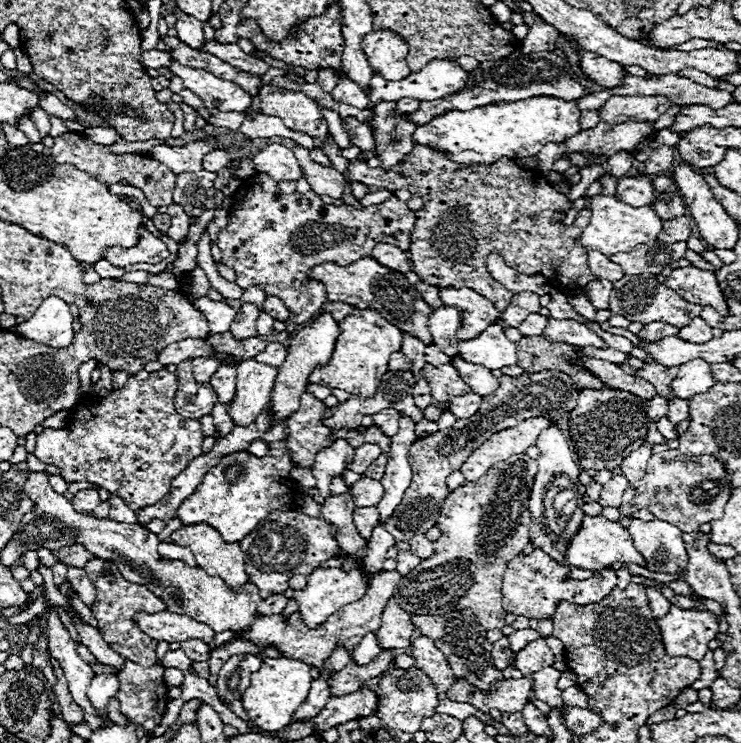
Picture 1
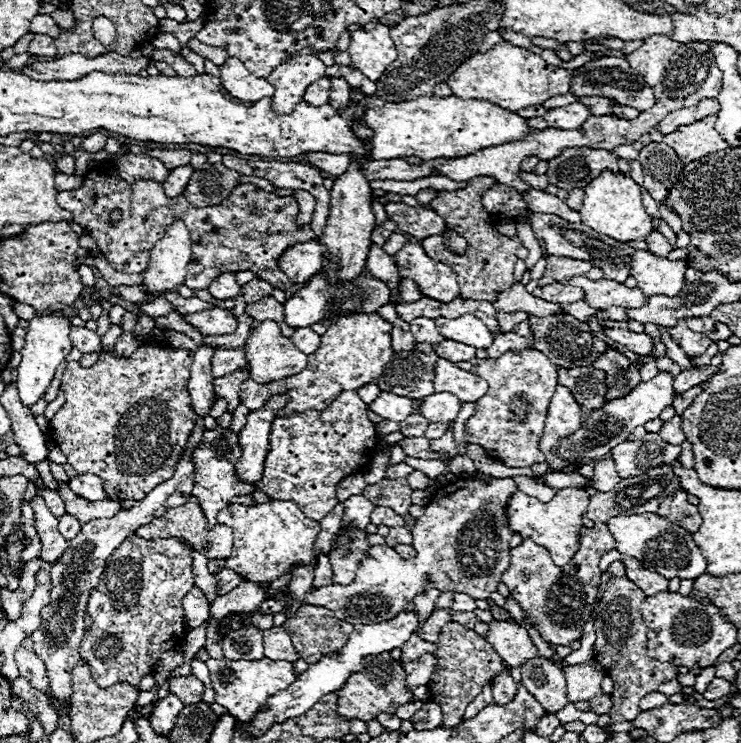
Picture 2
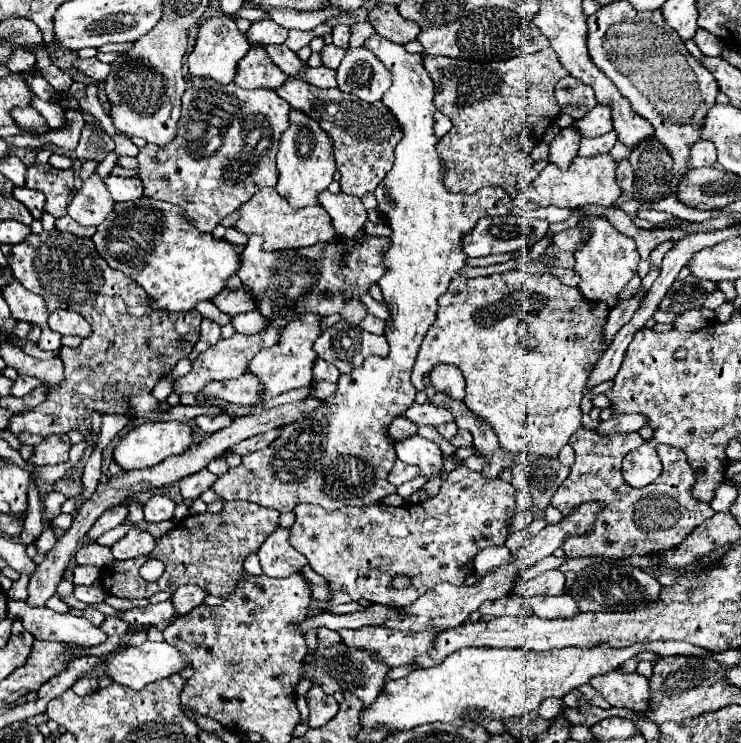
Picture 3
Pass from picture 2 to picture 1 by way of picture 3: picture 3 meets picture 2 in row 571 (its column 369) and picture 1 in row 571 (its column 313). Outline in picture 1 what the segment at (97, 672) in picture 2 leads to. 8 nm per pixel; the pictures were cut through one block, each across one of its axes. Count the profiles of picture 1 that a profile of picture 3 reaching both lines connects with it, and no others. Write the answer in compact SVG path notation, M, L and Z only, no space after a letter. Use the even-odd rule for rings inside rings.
M92 558L90 562L86 562L84 566L88 578L94 582L98 594L96 594L96 604L92 608L94 616L98 618L98 628L104 636L104 640L118 652L122 654L124 660L130 660L130 662L138 662L140 666L154 666L158 662L156 658L156 640L152 638L146 638L144 632L138 630L138 626L132 622L132 616L136 612L158 612L158 610L166 610L166 604L150 594L150 590L146 586L140 586L140 584L132 584L128 580L122 578L122 574L118 572L118 568L112 564L112 562L106 562L106 560L100 560L100 558Z

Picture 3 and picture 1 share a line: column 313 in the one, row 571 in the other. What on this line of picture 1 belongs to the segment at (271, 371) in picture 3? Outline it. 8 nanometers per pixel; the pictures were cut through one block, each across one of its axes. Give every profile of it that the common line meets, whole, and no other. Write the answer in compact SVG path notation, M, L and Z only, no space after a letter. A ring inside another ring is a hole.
M354 566L350 572L344 572L342 568L318 568L314 570L314 574L308 576L308 584L304 590L296 590L294 592L294 600L298 602L298 612L302 614L302 620L310 626L310 628L316 628L320 626L328 616L332 616L336 610L340 610L342 606L350 604L350 602L356 602L360 600L370 582L372 582L374 574L366 574L362 570L362 566Z

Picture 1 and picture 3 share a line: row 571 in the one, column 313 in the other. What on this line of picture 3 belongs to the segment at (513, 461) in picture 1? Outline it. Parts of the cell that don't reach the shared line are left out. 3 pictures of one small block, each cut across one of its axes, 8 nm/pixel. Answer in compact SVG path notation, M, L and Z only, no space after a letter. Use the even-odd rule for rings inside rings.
M374 34L370 40L366 40L364 48L372 50L374 56L392 74L392 86L384 94L382 102L394 114L404 134L394 150L396 160L392 170L384 176L384 182L380 182L380 186L374 190L378 208L382 210L386 224L392 228L392 246L384 254L384 264L388 266L388 272L378 282L386 306L390 310L390 318L386 320L386 332L384 332L390 344L390 352L386 358L378 358L378 356L366 358L358 370L352 370L350 374L342 374L338 380L336 394L326 398L326 404L322 408L314 410L302 422L298 420L294 424L284 426L280 438L276 438L272 446L246 454L240 466L230 468L222 476L218 476L210 488L226 502L248 500L266 508L276 508L280 512L290 512L302 502L316 504L326 510L340 510L344 506L370 506L396 492L396 486L392 486L386 480L396 460L396 452L394 452L396 440L388 438L388 426L394 418L398 418L406 408L414 404L416 388L410 380L410 374L422 338L432 326L432 322L436 320L436 310L438 310L436 300L440 294L444 294L452 276L468 266L468 256L464 254L464 250L460 250L460 240L464 238L464 234L468 234L468 230L474 230L480 218L506 216L512 210L512 198L502 188L480 188L474 194L454 194L448 192L446 186L442 184L446 166L442 164L442 158L436 154L436 142L440 140L434 134L436 106L432 104L432 98L436 86L428 78L428 72L422 62L422 54L408 54L404 46L392 44L380 34Z

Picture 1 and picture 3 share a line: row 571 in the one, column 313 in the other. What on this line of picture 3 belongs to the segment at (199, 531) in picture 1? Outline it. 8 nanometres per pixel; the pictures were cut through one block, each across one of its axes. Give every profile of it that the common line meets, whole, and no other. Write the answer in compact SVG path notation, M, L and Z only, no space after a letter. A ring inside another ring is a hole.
M264 188L260 190L254 198L250 198L244 206L240 206L240 220L234 224L240 232L244 234L262 234L264 236L264 250L286 250L286 248L302 248L302 246L312 246L318 242L330 242L336 238L336 230L332 224L332 218L322 206L308 206L308 208L292 208L280 194L276 194L276 188Z

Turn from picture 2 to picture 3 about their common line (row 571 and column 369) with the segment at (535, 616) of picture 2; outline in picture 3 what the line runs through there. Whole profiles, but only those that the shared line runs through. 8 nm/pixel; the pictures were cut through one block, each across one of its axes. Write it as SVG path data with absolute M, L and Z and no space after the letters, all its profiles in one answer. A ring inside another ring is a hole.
M458 460L458 468L442 474L440 478L442 490L434 498L428 498L420 504L404 504L400 508L386 504L374 504L366 508L348 506L334 512L314 504L300 504L294 508L296 522L292 526L292 544L308 558L312 569L328 580L332 604L358 602L360 598L366 598L374 604L386 604L394 608L408 606L440 582L464 584L464 580L474 572L474 556L488 546L504 544L508 536L508 516L516 510L516 490L510 486L510 482L500 478L488 480L484 474L466 468L464 460ZM396 574L410 576L412 586L408 590L390 588L390 580Z

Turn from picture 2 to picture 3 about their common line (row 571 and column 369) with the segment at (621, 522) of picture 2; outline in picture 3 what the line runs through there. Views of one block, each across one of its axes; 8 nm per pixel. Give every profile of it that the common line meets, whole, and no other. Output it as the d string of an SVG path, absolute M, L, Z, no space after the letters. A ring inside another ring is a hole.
M318 642L316 650L308 656L308 660L302 662L302 666L304 666L304 674L300 680L304 678L312 680L326 694L342 694L342 692L356 694L356 698L360 698L364 706L372 706L372 702L384 690L386 676L392 670L390 666L384 666L384 662L376 658L376 654L366 652L366 650L352 650L350 646L344 646L344 642L336 642L332 646Z

